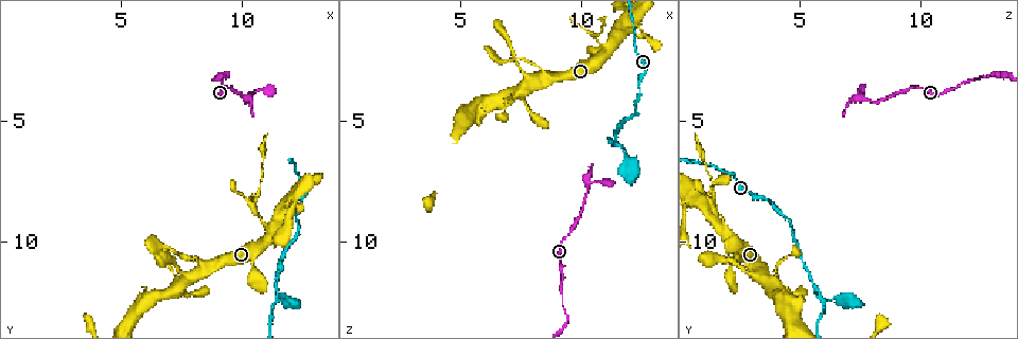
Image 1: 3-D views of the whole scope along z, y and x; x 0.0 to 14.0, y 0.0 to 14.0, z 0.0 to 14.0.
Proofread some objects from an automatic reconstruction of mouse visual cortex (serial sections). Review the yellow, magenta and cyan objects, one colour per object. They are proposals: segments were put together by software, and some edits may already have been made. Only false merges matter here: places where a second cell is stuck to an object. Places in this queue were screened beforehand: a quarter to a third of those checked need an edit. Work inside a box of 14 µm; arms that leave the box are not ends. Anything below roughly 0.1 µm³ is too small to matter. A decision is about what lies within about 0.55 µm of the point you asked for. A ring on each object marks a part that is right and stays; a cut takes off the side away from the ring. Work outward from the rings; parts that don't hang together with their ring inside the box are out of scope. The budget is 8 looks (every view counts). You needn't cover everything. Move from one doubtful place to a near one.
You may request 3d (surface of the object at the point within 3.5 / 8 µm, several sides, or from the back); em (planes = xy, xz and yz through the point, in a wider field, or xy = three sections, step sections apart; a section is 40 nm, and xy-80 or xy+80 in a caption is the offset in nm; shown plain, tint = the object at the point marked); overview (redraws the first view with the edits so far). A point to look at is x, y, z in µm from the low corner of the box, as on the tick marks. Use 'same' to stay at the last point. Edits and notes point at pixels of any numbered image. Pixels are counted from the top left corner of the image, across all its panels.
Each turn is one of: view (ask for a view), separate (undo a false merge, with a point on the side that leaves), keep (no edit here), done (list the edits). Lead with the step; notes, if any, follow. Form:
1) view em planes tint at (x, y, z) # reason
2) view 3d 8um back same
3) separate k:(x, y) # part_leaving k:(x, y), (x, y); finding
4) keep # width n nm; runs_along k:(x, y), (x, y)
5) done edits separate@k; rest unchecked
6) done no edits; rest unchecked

view 3d 3.5um at (11.4, 12.4, 5.9) # sharp bend

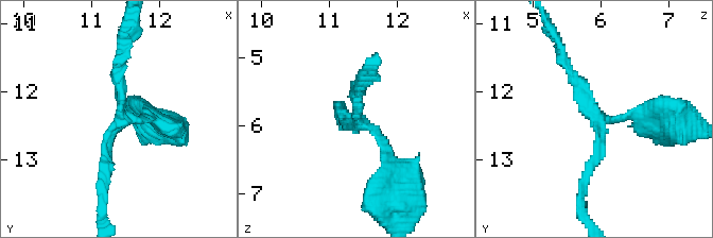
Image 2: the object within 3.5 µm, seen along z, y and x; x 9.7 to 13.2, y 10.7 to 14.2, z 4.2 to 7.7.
view em xy step 5 plain at (11.40, 12.40, 5.90) # arms 3; arm_widths 150, 150, 150 nm

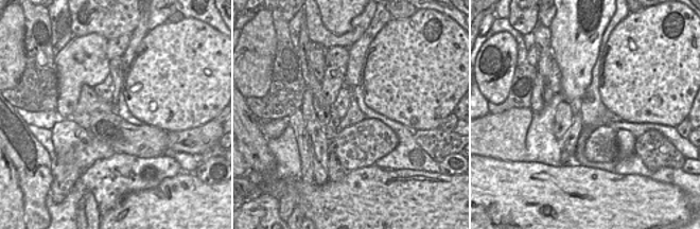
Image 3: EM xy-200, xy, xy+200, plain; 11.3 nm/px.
view em xy step 5 tint same

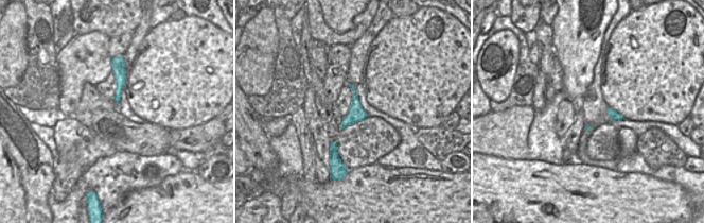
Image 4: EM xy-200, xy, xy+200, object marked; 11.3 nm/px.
keep # runs_along 2:(561, 57), (594, 119), (650, 116); one cell here

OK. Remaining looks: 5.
view 3d 3.5um back at (11.1, 9.4, 1.8) # arms part here

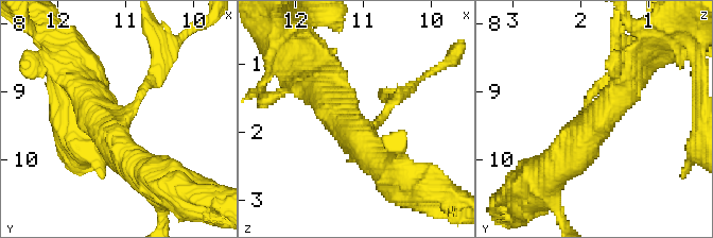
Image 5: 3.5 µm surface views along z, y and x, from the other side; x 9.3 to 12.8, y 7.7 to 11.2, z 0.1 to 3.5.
view em xy step 2 tint at (11.05, 9.40, 1.95) # arms 3; arm_widths 150, 500, 500 nm

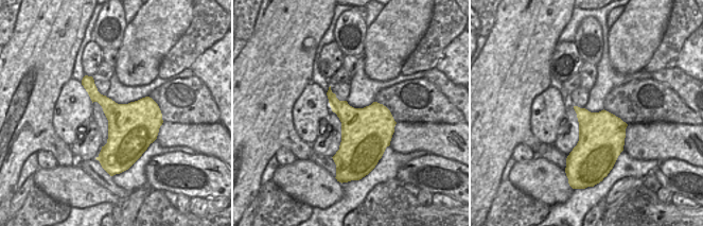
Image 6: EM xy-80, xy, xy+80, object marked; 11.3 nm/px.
keep # width 550 nm; runs_along 5:(549, 173), (630, 75); continuous, no second cell

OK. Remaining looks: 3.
view 3d 3.5um back at (10.3, 4.1, 7.6) # abrupt turn

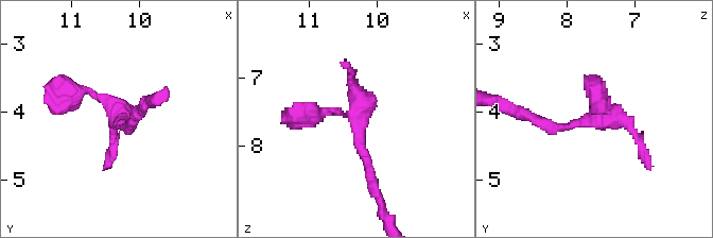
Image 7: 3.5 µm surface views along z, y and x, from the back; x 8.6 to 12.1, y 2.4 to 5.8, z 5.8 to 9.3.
view em planes plain at (10.20, 4.10, 7.55)

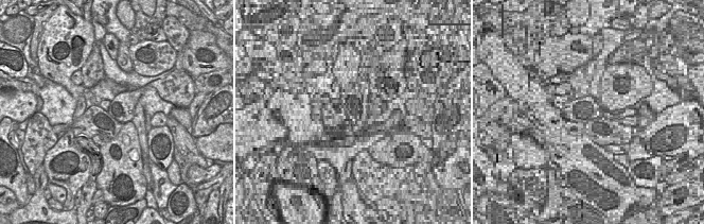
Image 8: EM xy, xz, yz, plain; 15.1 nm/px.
view em planes tint same

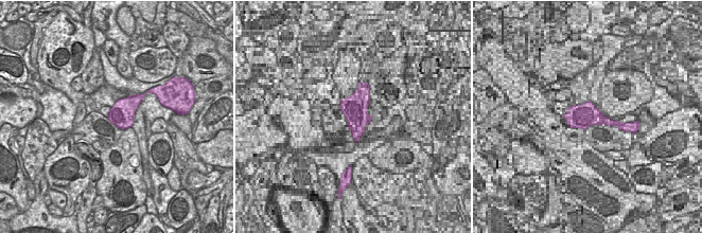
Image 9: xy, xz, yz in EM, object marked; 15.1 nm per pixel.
keep # runs_along 7:(372, 180), (360, 117), (301, 115); continuous, no second cell

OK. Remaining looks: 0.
done no edits; rest unchecked

